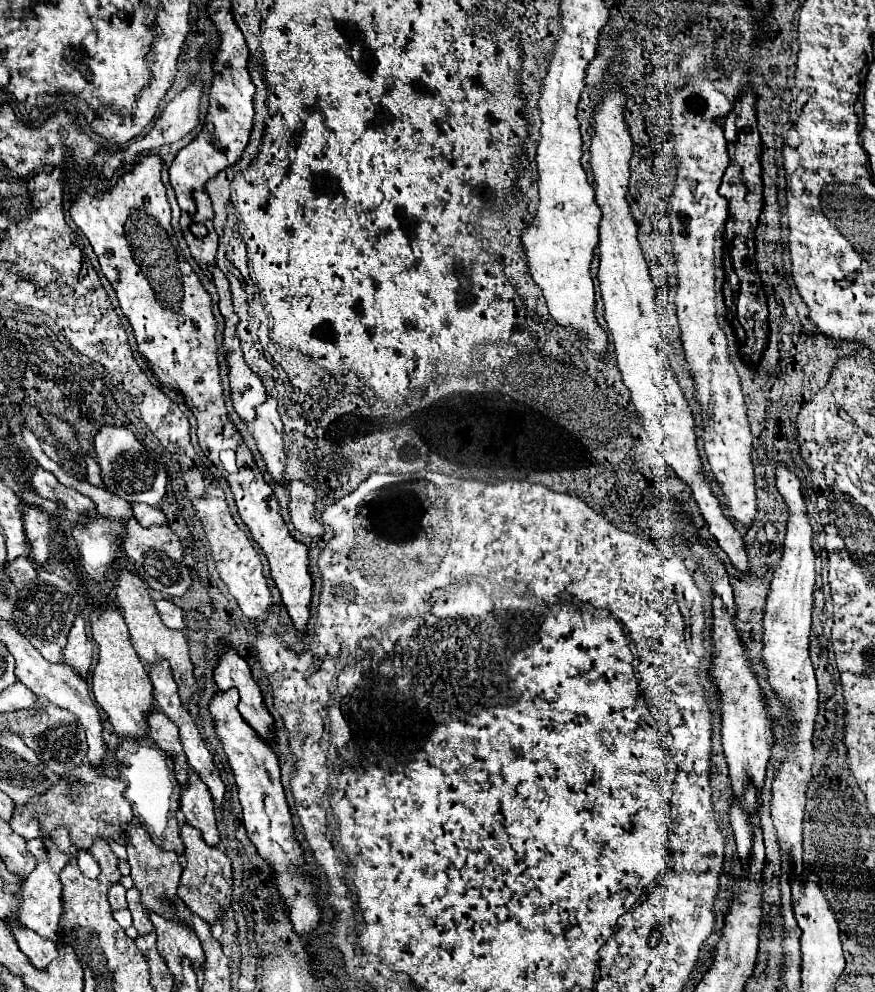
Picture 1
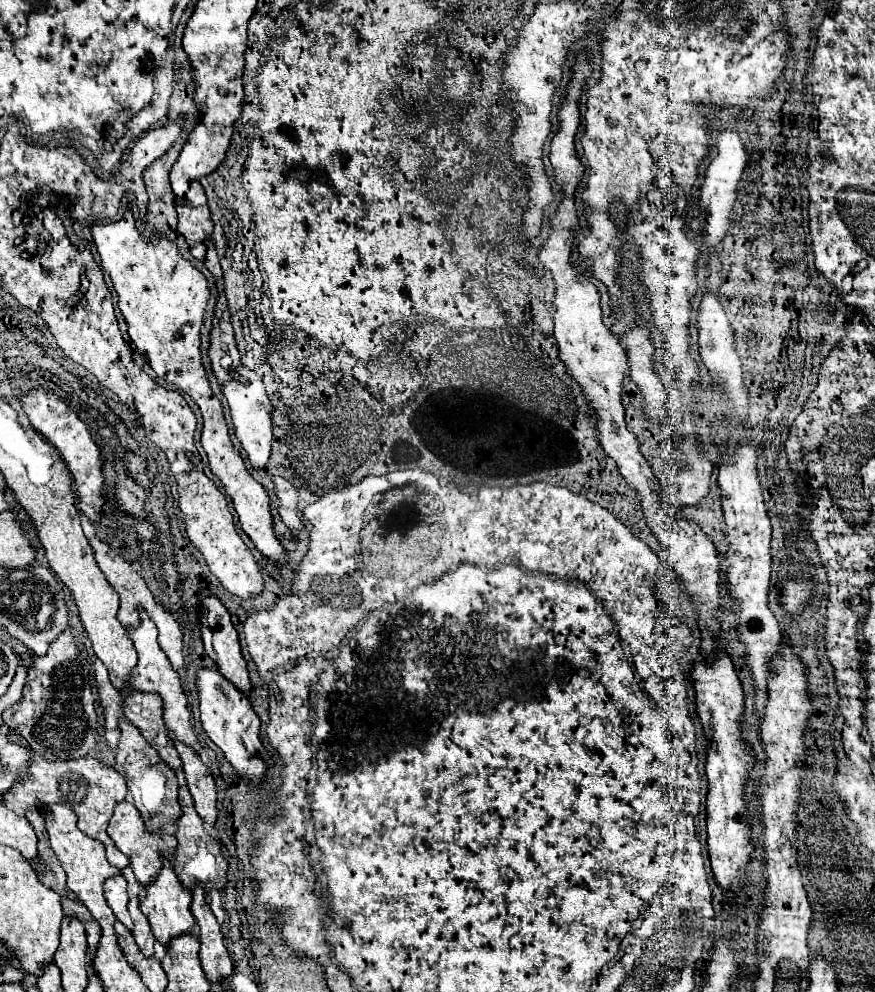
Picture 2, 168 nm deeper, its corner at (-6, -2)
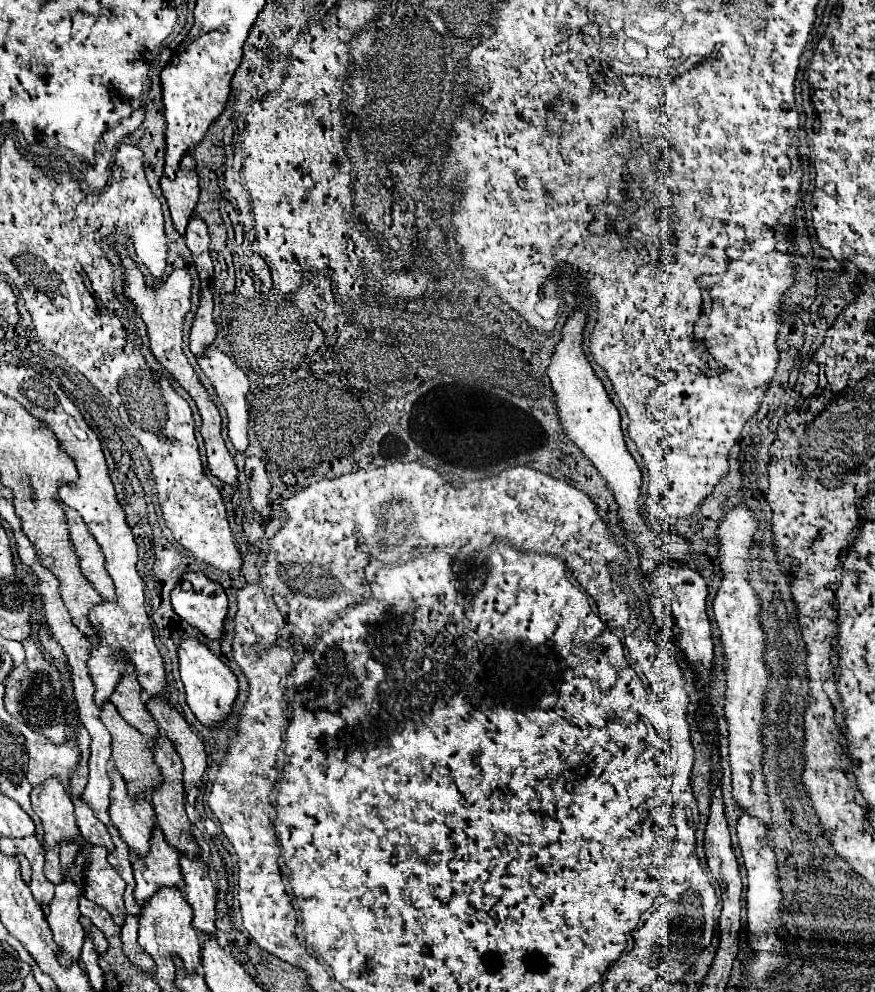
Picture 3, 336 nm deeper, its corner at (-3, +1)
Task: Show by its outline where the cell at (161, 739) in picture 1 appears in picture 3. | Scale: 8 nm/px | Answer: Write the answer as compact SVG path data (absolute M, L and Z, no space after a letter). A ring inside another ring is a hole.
M128 667L126 675L122 675L122 681L118 683L116 691L110 695L110 703L118 709L118 713L124 717L128 725L138 729L150 741L158 739L160 731L156 721L146 709L146 703L142 699L142 687L136 679L134 667Z

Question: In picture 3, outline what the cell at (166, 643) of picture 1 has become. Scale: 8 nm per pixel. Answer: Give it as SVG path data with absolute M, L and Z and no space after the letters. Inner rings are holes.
M62 505L62 507L64 507L64 513L68 517L72 543L74 543L76 555L80 559L82 573L88 577L88 581L92 581L96 591L102 597L106 597L106 601L114 601L116 599L116 587L114 587L114 581L110 579L110 575L106 571L106 561L104 561L102 549L98 547L96 539L90 535L82 517L76 511L70 511L70 507L66 507L66 505Z

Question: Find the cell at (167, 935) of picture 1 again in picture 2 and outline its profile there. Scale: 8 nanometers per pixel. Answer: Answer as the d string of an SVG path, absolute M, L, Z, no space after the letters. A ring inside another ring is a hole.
M161 856L161 862L163 862L163 866L161 866L157 878L149 886L145 886L145 894L139 896L139 908L147 916L155 938L163 946L167 946L167 942L173 936L191 932L193 930L193 924L195 924L195 918L191 916L191 910L189 910L189 906L191 906L191 892L181 886L177 874L173 872L171 862L165 856Z

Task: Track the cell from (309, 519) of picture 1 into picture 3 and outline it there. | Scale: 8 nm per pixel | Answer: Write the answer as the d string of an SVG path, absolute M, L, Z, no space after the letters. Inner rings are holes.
M248 457L246 459L246 469L252 469L252 475L250 475L250 503L262 517L270 519L272 509L270 509L268 495L270 495L272 483L268 479L266 467L258 457Z

